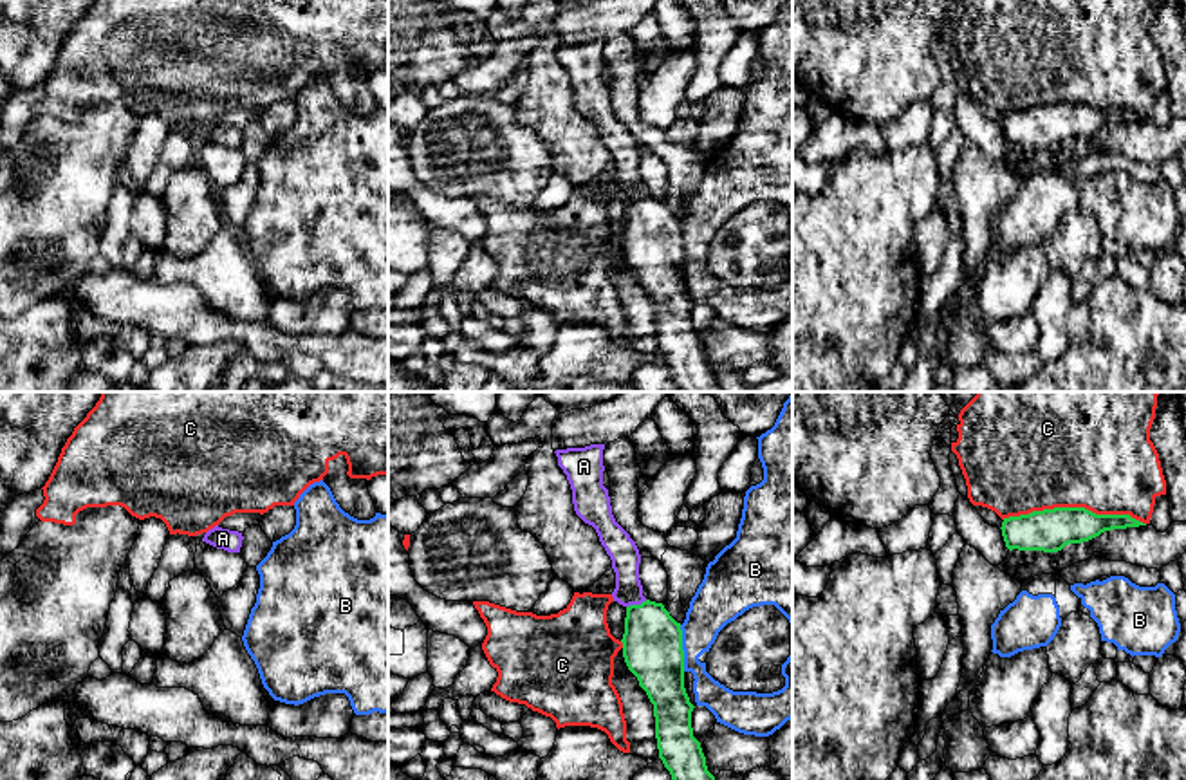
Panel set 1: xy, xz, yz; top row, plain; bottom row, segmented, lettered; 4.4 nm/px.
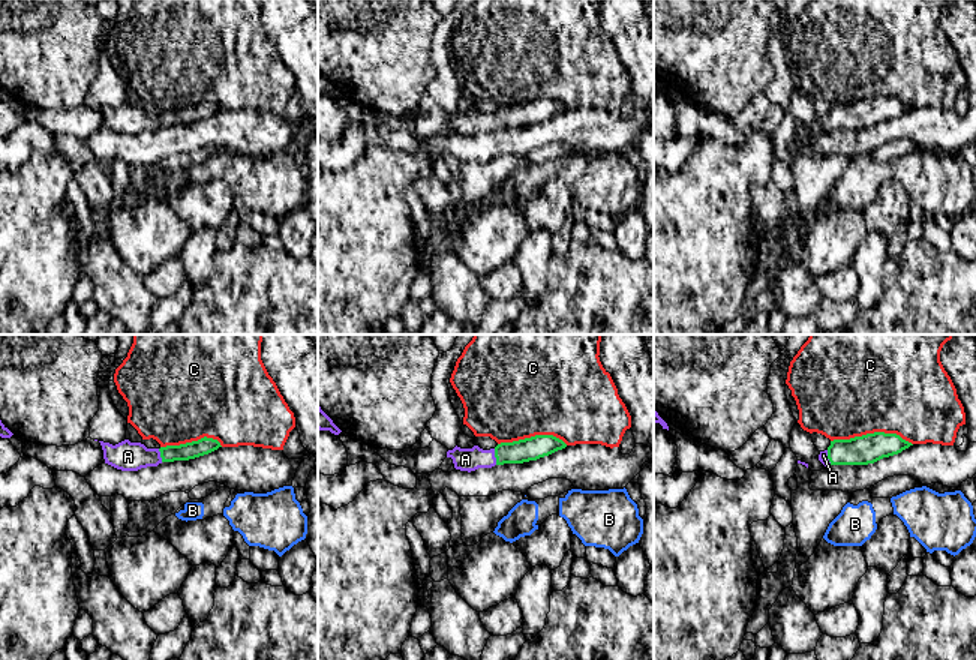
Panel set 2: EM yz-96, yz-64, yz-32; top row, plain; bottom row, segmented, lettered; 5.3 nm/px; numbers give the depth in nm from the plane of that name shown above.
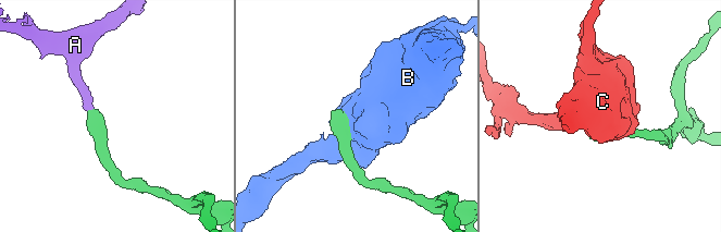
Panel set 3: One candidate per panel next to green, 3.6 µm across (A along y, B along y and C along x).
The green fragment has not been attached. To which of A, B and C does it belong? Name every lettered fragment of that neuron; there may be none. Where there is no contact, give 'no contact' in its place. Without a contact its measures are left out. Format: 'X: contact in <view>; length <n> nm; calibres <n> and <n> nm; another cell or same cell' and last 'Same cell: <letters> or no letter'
A: contact in xz; length 100 nm; calibres 280 and 130 nm; same cell
B: contact in xz; length 200 nm; calibres 280 and 200 nm; another cell
C: contact in yz; length 650 nm; calibres 190 and 500 nm; another cell
Same cell: A

